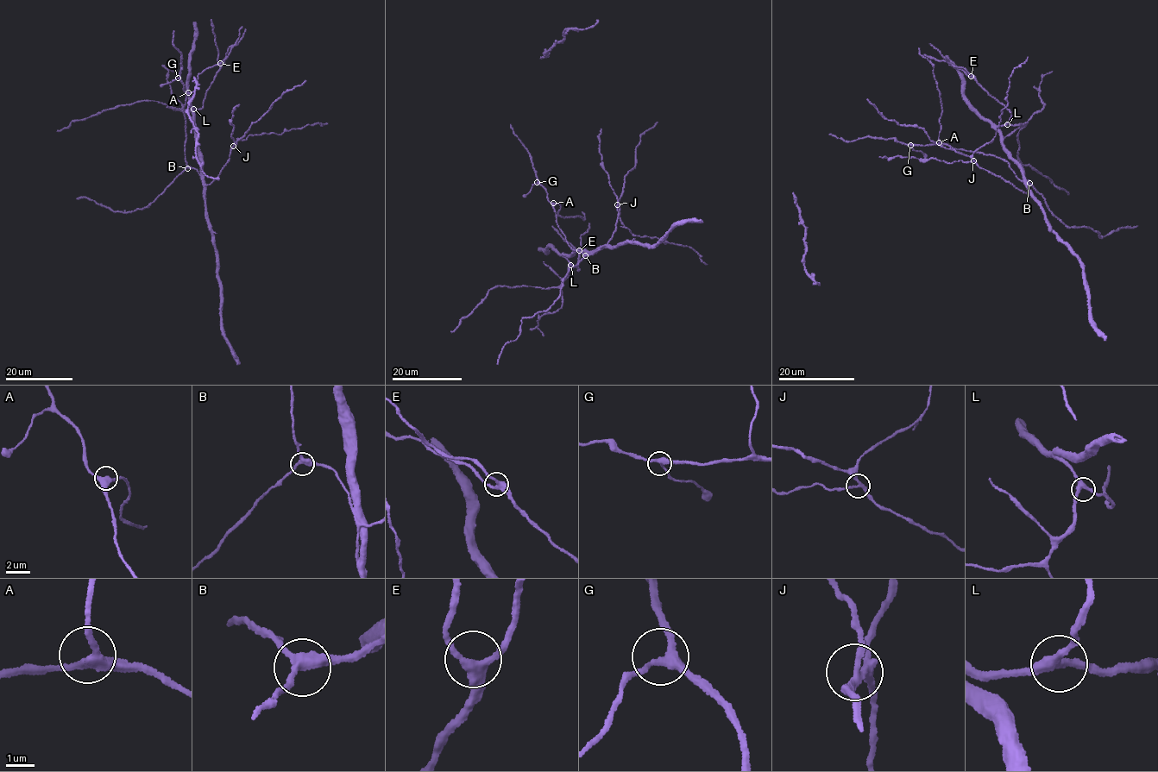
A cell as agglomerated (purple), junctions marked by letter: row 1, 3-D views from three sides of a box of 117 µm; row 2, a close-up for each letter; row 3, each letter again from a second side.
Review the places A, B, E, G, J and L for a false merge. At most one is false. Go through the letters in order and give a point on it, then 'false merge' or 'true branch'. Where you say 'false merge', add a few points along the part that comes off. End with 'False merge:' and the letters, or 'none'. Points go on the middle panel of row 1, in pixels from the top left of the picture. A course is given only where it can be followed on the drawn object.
A: place (553, 203); true branch
B: place (585, 255); true branch
E: place (579, 250); true branch
G: place (537, 182); true branch
J: place (617, 204); false merge; course (617, 204), (617, 197), (600, 153), (599, 134), (601, 128)
L: place (570, 265); true branch
False merge: J

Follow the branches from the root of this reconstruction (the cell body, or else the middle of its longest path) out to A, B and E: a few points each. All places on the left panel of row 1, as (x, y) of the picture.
A: (184, 109), (188, 92)
B: (184, 109), (185, 159), (187, 168)
E: (184, 109), (185, 159), (188, 166), (200, 174), (191, 106), (195, 109), (202, 108), (206, 91), (220, 63)

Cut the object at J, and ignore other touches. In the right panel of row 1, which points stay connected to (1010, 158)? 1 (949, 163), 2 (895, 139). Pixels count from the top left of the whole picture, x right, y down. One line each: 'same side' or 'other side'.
1: other side
2: same side

